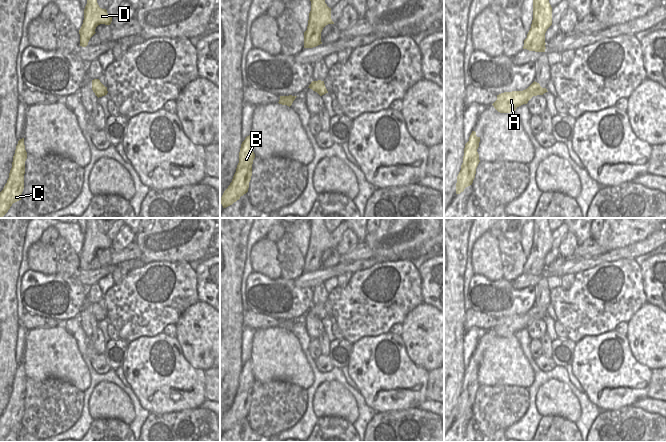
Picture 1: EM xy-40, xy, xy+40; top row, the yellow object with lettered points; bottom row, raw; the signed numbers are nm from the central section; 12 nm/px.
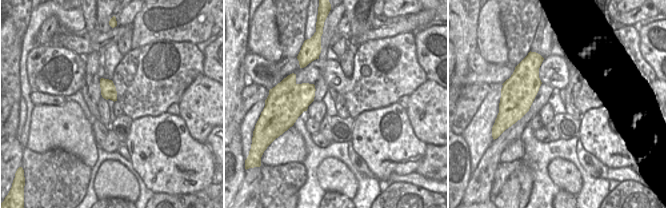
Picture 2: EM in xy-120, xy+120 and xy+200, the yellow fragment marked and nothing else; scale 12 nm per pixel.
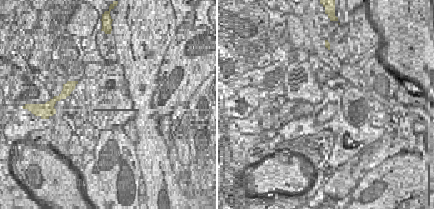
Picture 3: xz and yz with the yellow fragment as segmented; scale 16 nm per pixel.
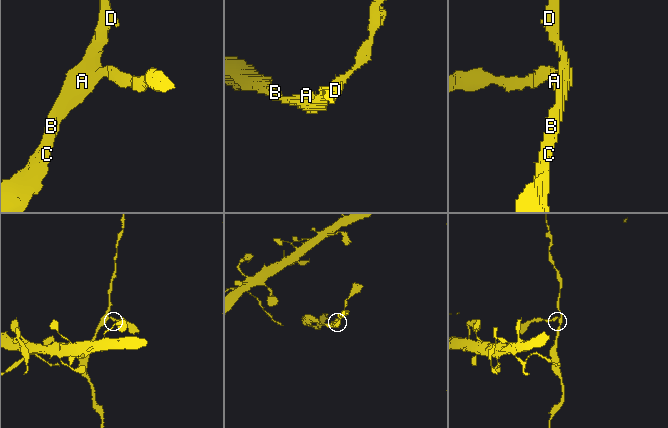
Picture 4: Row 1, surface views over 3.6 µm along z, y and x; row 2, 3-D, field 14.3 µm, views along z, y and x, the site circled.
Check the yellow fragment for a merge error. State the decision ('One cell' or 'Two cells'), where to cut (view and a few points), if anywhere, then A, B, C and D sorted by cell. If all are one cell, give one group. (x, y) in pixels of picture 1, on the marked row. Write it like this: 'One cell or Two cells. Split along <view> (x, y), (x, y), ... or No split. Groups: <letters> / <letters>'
One cell. No split. Groups: A B C D

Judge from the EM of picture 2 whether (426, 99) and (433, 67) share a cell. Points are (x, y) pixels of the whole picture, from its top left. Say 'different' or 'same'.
different

